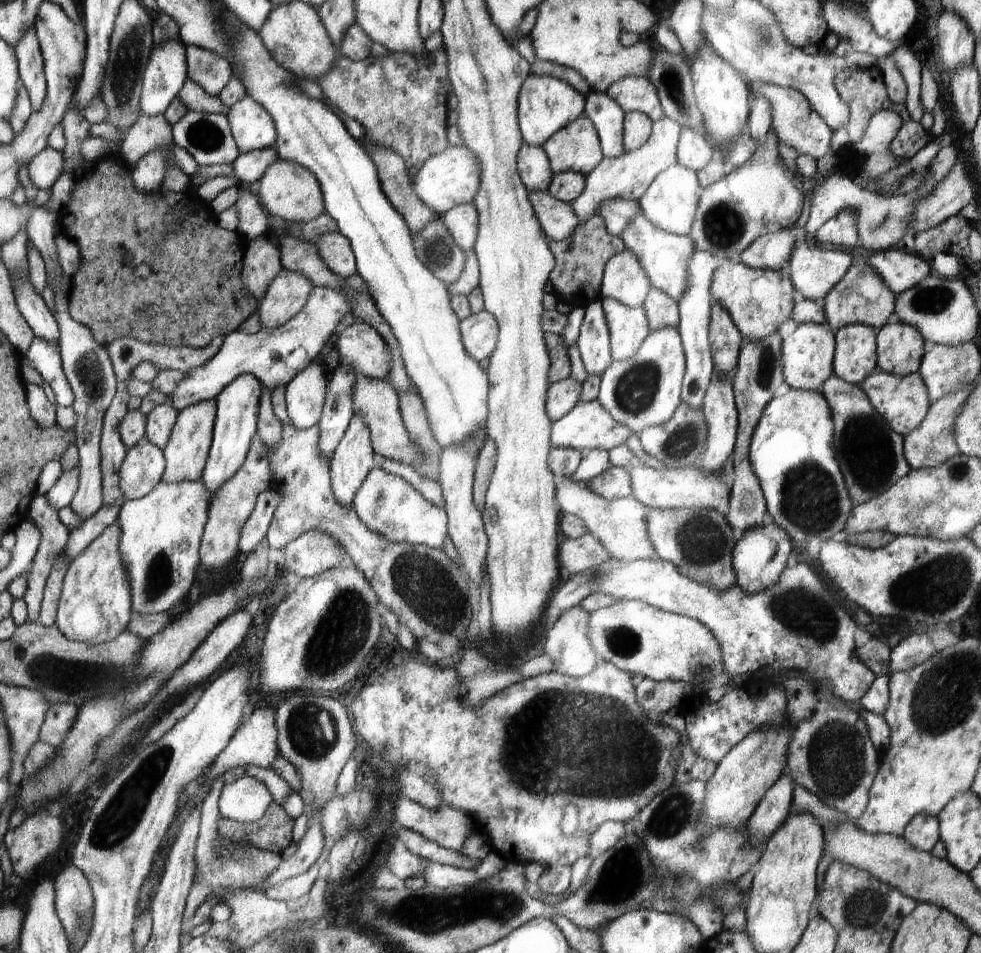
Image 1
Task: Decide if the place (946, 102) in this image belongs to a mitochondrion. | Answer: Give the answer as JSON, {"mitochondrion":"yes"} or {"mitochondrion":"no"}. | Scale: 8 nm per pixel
{"mitochondrion":"no"}

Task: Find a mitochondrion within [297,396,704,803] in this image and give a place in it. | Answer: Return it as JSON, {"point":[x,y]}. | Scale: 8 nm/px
{"point":[427,587]}

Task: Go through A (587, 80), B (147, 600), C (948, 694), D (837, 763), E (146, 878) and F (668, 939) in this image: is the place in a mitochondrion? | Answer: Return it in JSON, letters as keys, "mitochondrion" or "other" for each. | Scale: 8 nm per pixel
{"A":"other","B":"mitochondrion","C":"mitochondrion","D":"mitochondrion","E":"other","F":"other"}

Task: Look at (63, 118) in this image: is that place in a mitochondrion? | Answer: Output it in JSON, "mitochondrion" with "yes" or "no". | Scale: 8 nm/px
{"mitochondrion":"no"}

